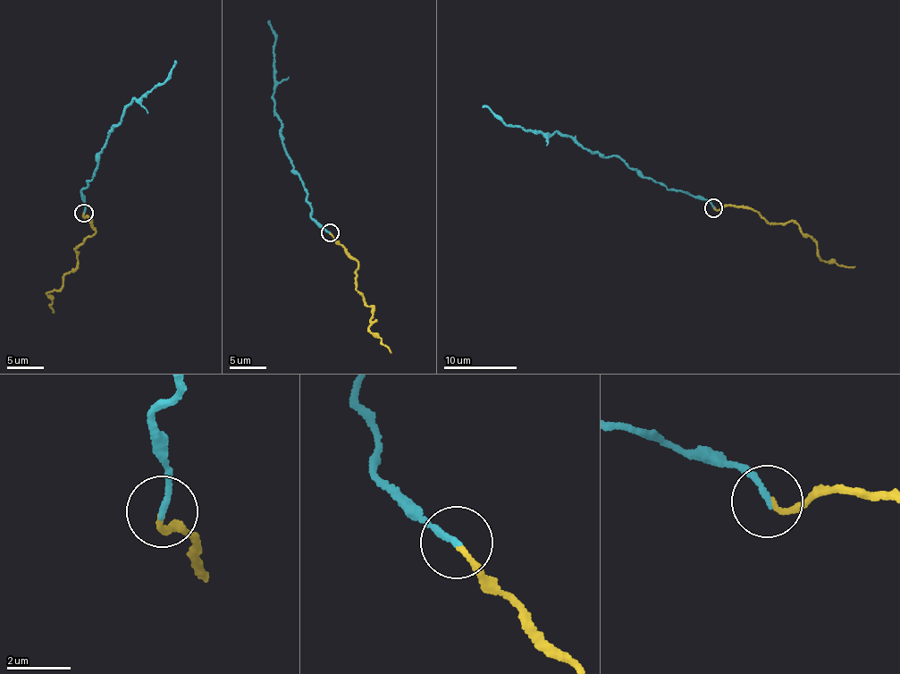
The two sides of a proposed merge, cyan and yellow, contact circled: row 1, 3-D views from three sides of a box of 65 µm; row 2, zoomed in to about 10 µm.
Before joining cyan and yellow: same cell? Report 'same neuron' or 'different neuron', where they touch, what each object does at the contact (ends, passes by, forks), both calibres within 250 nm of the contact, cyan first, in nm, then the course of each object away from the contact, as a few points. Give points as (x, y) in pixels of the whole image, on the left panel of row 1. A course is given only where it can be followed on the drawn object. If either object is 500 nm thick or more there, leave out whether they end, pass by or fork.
same neuron; at (83, 213); cyan ends there; yellow ends there; 180 nm thick on the cyan side, 160 nm on the other; cyan runs (84, 213), (82, 190), (96, 171), (109, 132), (121, 122), (127, 105), (163, 82), (177, 61); yellow runs (84, 213), (95, 233), (74, 249), (78, 252), (75, 267), (63, 286), (46, 291), (54, 312)

